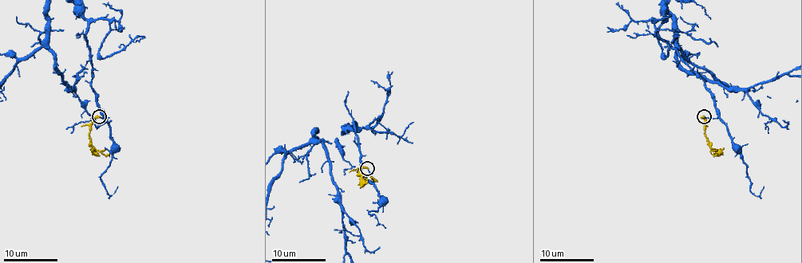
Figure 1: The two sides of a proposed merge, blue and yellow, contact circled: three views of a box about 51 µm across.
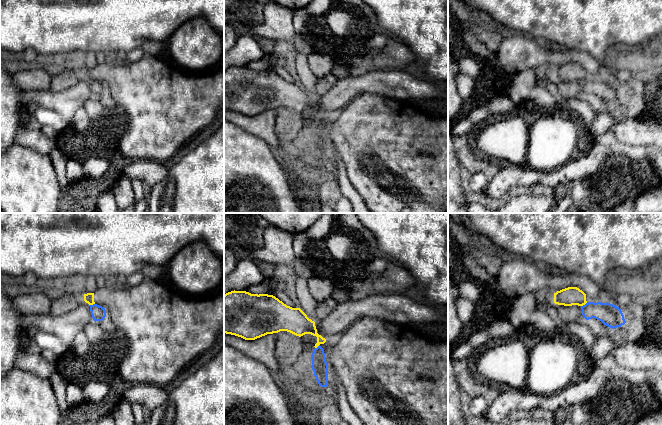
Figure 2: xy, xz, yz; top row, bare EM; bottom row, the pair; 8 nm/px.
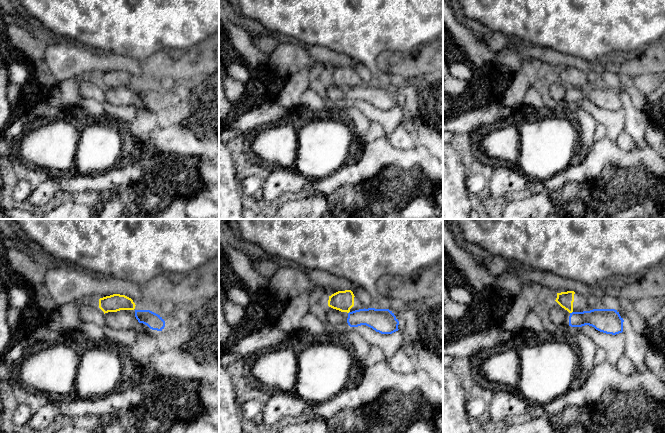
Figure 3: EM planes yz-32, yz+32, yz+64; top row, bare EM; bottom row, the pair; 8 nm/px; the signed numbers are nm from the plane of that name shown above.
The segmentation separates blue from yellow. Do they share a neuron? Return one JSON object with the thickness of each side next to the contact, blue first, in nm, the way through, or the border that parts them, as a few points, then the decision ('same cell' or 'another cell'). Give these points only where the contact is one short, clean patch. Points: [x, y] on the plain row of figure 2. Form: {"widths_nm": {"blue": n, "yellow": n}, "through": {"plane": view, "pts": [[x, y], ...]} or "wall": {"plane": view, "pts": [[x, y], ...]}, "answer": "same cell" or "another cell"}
{"widths_nm": {"blue": 180, "yellow": 150}, "wall": {"plane": "yz", "pts": [[586, 78], [581, 82]]}, "answer": "another cell"}

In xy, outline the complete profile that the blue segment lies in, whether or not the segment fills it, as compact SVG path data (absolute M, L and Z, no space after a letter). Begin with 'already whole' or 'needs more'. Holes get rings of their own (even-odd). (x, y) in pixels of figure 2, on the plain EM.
already whole; M97 80L90 81L91 91L94 97L102 97L106 93L106 86Z

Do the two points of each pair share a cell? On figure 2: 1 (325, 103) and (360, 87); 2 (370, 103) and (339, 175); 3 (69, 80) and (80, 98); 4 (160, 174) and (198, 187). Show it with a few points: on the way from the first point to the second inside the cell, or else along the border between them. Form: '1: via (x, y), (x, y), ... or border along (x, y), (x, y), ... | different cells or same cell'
1: via (334, 98), (347, 87), (351, 87) | same cell
2: border along (333, 152), (341, 159), (347, 178), (353, 186) | different cells
3: border along (82, 77), (72, 86), (57, 91), (50, 90) | different cells
4: border along (168, 169), (165, 180) | different cells

